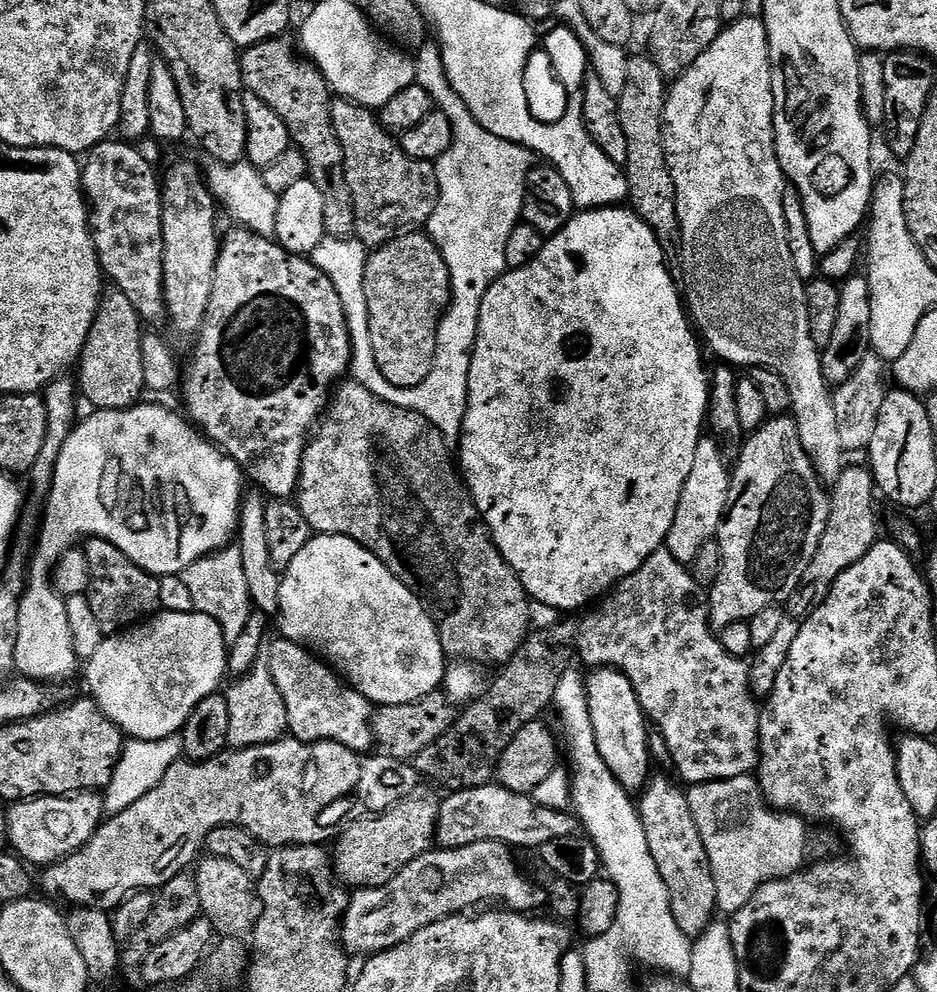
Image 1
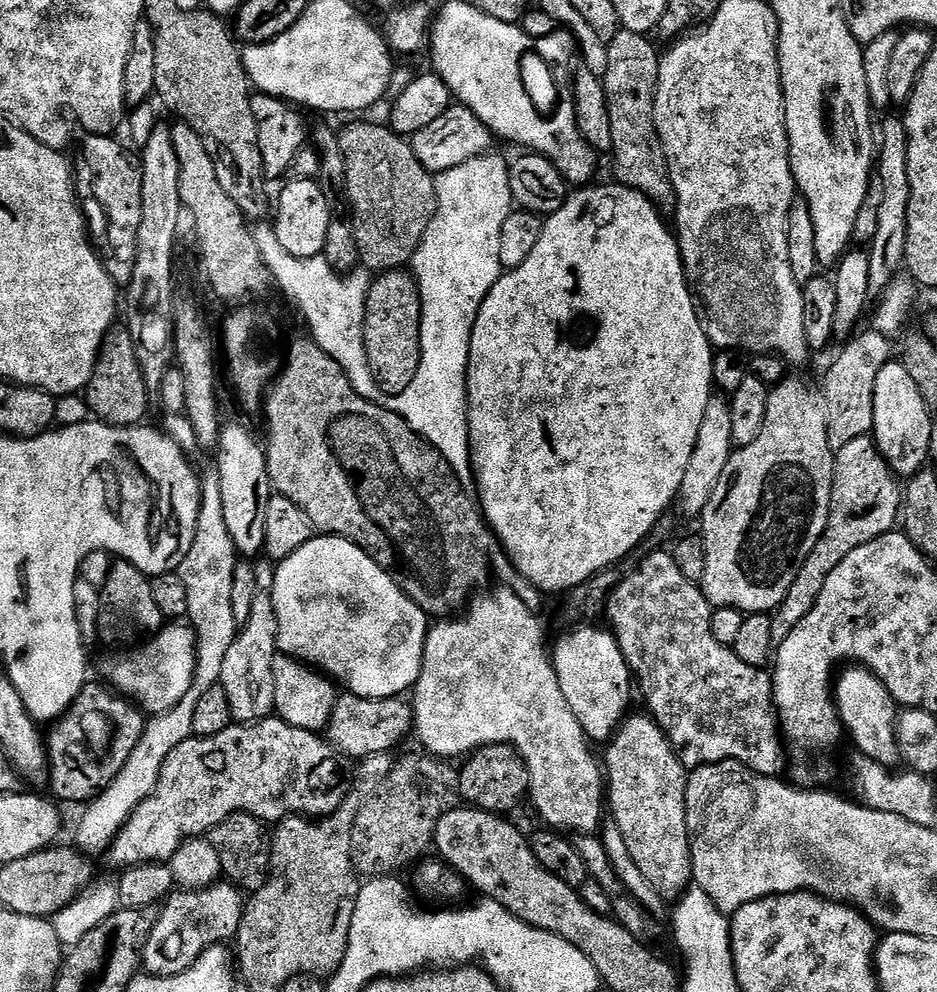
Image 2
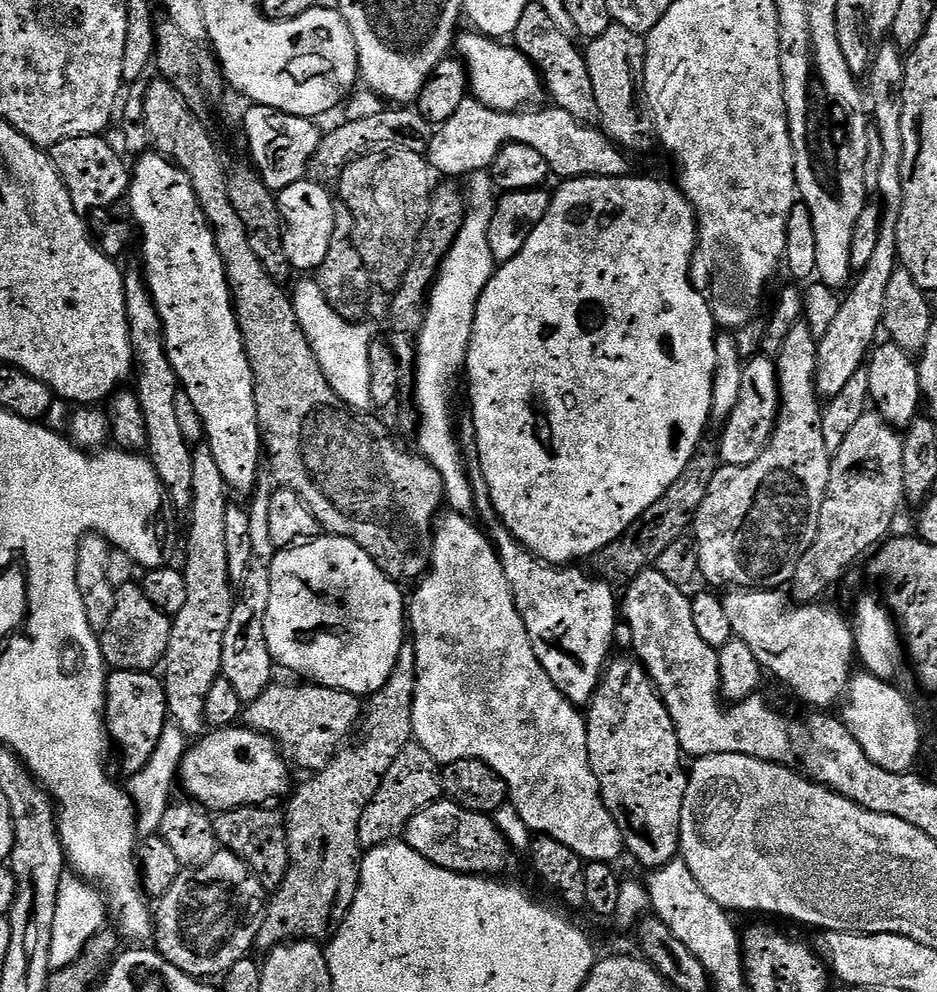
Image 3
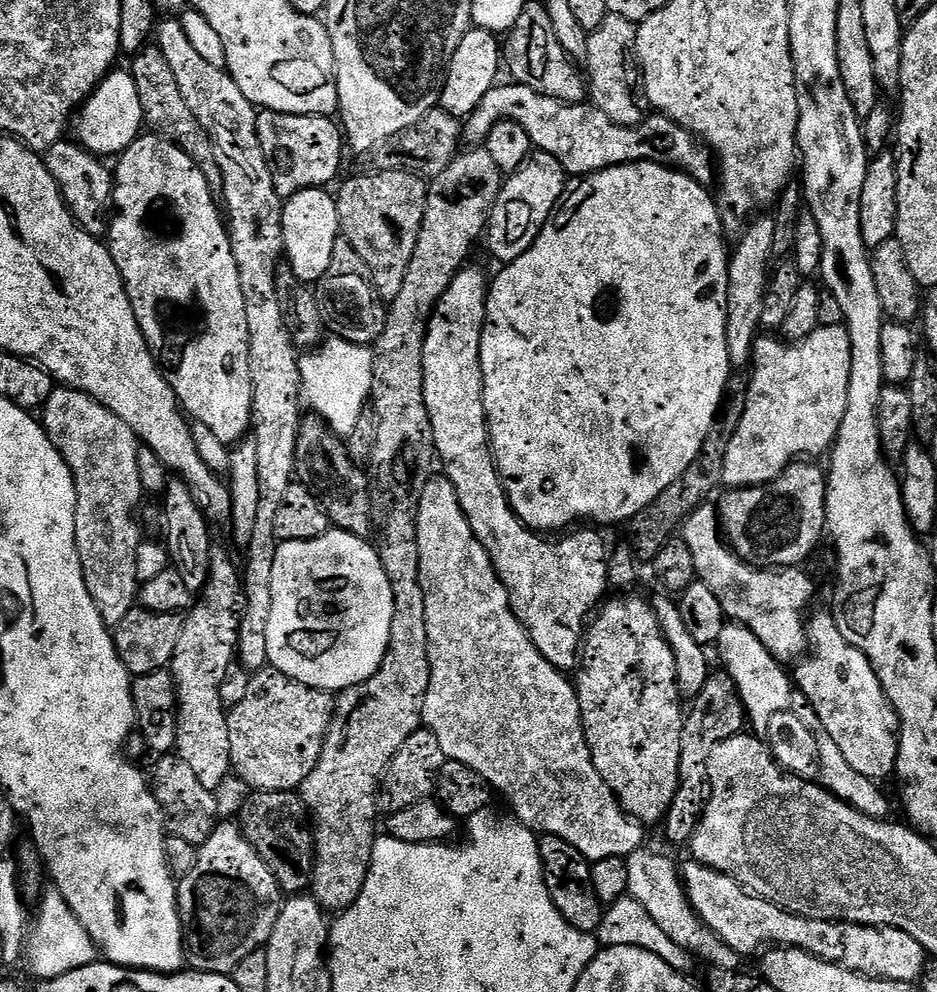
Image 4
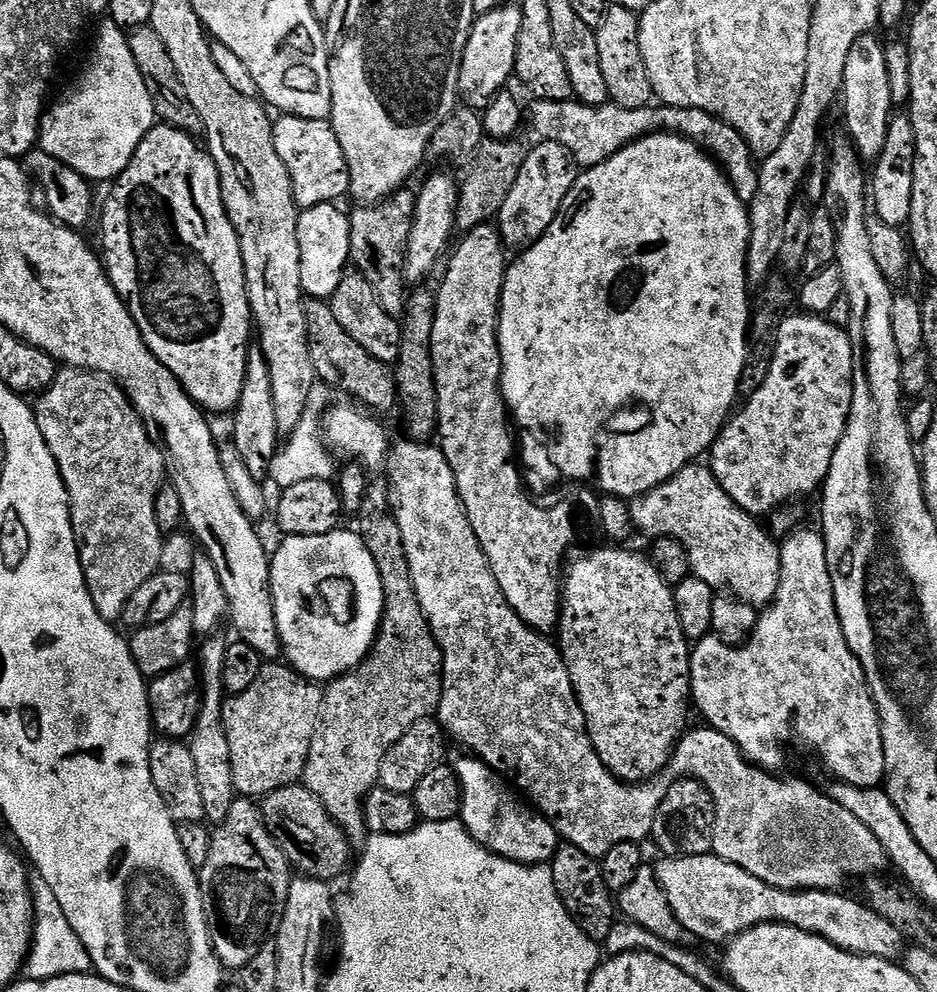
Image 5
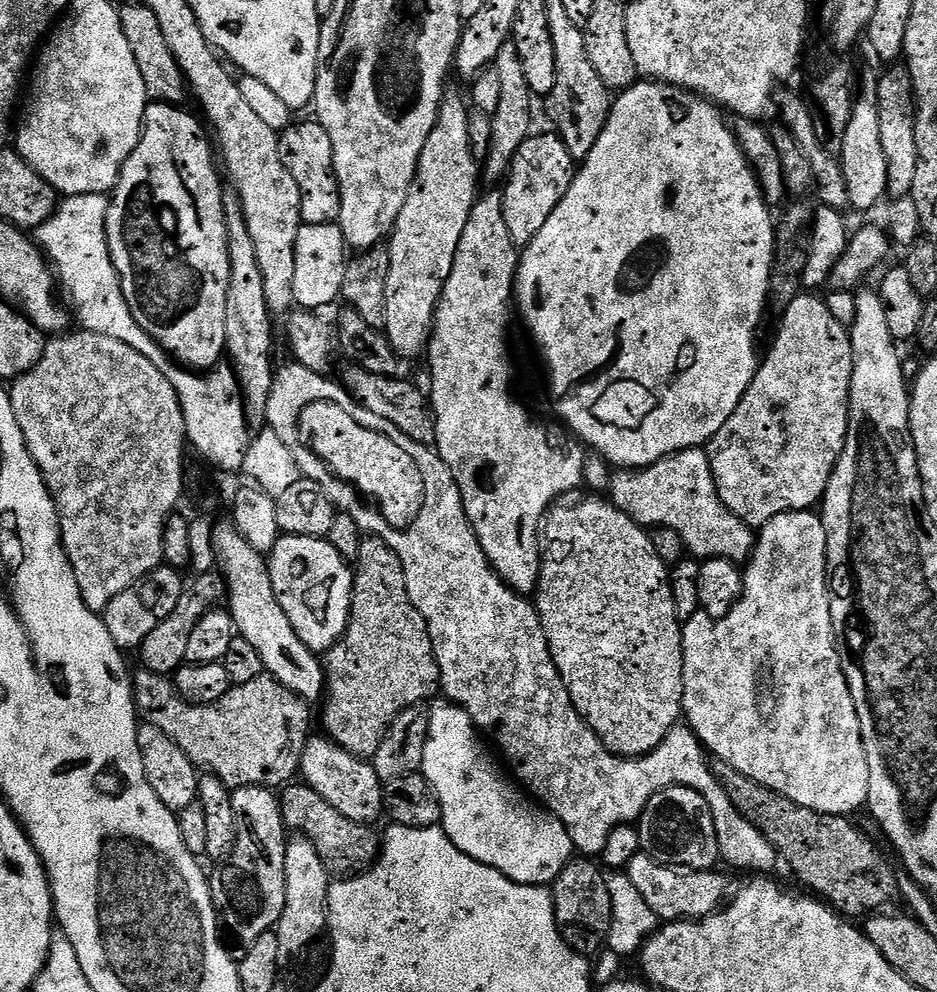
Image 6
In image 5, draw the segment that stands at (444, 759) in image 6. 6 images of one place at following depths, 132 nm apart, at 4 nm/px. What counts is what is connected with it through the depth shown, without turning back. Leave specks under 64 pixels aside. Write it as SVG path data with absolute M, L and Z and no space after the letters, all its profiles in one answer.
M464 754L454 771L460 785L459 819L482 847L519 864L548 864L562 840L556 827L529 806L503 776L471 754Z

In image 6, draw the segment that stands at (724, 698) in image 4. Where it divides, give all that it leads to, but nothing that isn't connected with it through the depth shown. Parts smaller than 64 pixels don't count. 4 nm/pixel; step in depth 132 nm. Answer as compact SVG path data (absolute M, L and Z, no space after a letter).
M677 786L653 791L639 818L638 827L641 853L660 864L677 870L707 872L721 863L718 834L710 806L706 798L694 790Z

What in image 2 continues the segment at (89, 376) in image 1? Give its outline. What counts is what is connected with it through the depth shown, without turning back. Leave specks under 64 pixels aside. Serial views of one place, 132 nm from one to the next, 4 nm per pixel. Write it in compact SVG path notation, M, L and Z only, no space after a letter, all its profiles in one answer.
M116 326L102 342L96 359L96 369L86 389L88 408L95 419L114 428L131 428L145 423L150 393L138 370L138 356L134 354L134 340L130 338L127 327Z

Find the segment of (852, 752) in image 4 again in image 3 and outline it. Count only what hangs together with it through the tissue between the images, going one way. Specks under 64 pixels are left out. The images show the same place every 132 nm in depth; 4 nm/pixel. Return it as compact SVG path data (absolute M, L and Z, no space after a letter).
M871 674L863 675L853 675L848 686L842 713L844 725L850 734L854 734L854 738L858 738L858 746L862 746L866 756L882 766L882 770L913 771L912 763L920 756L920 720L911 702L895 688L895 683L880 680Z

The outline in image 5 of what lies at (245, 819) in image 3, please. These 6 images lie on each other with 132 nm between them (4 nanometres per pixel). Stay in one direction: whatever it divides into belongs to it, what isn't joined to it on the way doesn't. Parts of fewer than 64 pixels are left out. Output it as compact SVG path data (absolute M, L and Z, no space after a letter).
M297 782L274 790L263 797L259 805L266 830L282 850L282 854L301 877L333 882L348 868L350 845L336 825L336 819L318 802L318 798L303 783Z

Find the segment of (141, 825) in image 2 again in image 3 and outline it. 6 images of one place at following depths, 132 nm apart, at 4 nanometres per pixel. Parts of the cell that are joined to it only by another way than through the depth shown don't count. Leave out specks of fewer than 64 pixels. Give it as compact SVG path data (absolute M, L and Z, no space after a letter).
M233 726L231 728L212 730L207 734L199 737L199 739L197 739L195 743L189 747L188 752L182 758L178 780L181 785L184 783L185 790L188 791L190 795L192 795L189 797L191 797L195 803L199 804L200 807L207 808L213 813L229 812L232 808L254 808L257 806L267 805L269 802L276 802L276 799L278 799L279 796L285 795L284 797L287 797L294 788L294 783L292 784L292 776L290 773L288 773L288 768L290 769L289 761L282 755L281 749L278 747L276 741L272 739L272 737L263 736L260 732L254 732L247 726Z

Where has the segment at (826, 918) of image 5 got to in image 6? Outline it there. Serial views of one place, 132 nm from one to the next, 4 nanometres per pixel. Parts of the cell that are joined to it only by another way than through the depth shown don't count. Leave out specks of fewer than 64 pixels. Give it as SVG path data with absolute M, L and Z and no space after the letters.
M643 854L636 856L626 870L630 882L634 882L634 890L638 890L642 898L646 898L646 906L650 906L650 910L654 910L654 914L664 922L702 920L717 911L729 895L728 884L718 873L716 870L707 872L677 870L668 867L667 864L651 860L649 856Z

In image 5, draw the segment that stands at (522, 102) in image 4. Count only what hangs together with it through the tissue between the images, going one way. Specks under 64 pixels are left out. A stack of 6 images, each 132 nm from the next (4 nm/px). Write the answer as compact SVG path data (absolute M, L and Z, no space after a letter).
M533 99L532 103L532 128L537 132L541 141L549 140L558 146L562 146L568 155L581 169L587 170L606 162L610 157L625 147L639 140L642 136L650 136L653 132L672 132L676 136L686 138L703 148L713 160L719 164L732 187L736 189L741 200L747 202L754 198L754 190L758 188L760 170L757 157L752 155L748 143L728 122L710 114L706 110L697 108L673 108L671 106L645 106L643 108L627 108L615 102L606 104L581 104L579 100L538 100Z

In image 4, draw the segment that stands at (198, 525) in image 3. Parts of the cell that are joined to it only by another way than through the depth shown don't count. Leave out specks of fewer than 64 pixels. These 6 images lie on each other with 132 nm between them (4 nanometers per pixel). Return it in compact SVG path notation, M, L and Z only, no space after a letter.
M219 546L213 547L211 553L208 581L183 617L170 671L176 681L175 751L194 769L194 774L198 774L198 782L202 782L206 790L216 792L223 786L228 772L230 776L233 771L228 712L220 697L220 687L226 670L237 659L244 582L238 564Z

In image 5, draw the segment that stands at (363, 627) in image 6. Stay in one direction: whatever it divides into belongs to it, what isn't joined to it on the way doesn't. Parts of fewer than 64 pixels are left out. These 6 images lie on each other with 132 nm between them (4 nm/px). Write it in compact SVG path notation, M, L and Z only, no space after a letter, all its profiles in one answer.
M372 488L360 498L358 531L370 558L378 566L378 578L384 587L384 614L372 650L343 676L337 676L323 685L322 706L318 706L318 722L314 726L314 738L310 742L310 754L304 767L302 783L316 795L324 809L336 819L336 825L344 833L349 845L360 846L367 841L370 833L364 821L364 800L377 787L380 779L382 758L414 726L414 722L427 720L440 707L440 648L428 629L428 619L422 614L422 606L410 578L410 566L402 542L402 534L388 503L388 488Z

